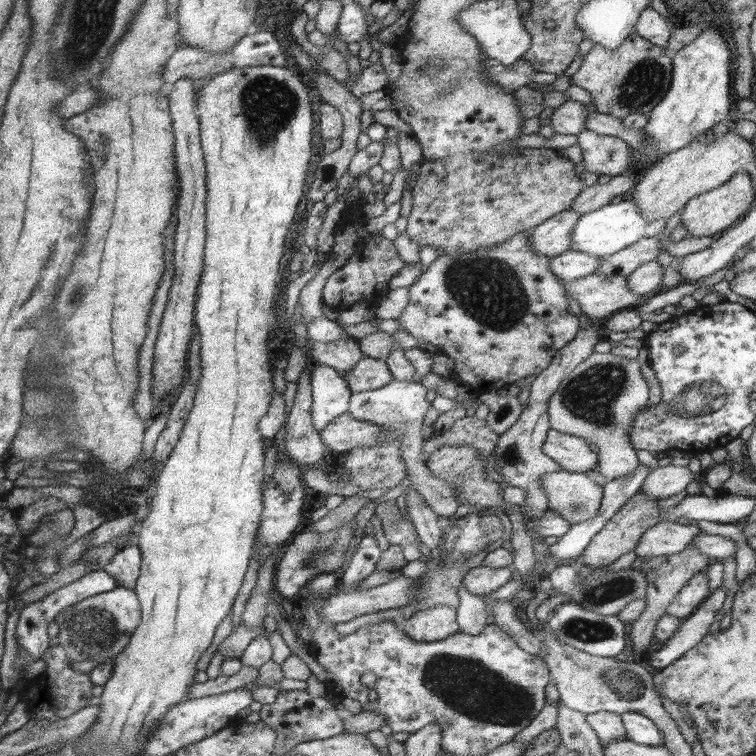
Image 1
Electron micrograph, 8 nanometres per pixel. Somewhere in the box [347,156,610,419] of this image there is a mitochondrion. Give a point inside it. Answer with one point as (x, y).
(488, 290)

